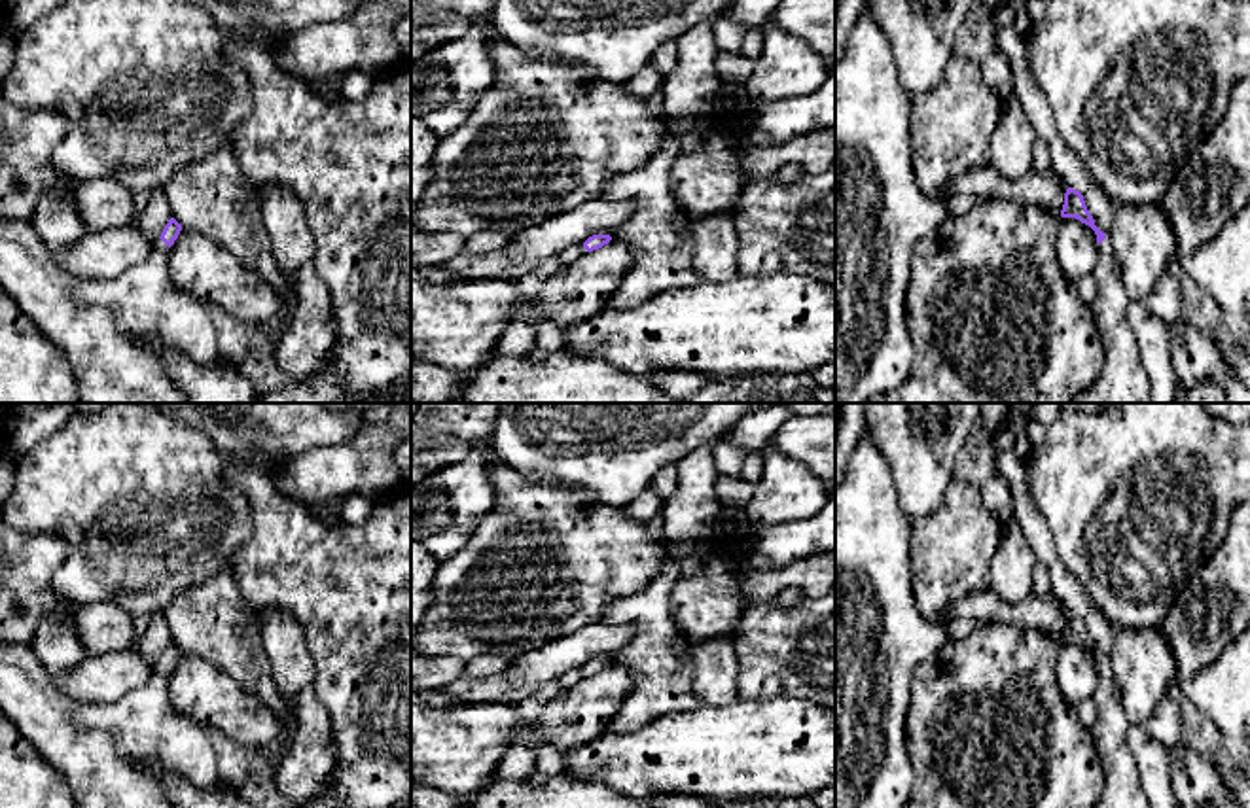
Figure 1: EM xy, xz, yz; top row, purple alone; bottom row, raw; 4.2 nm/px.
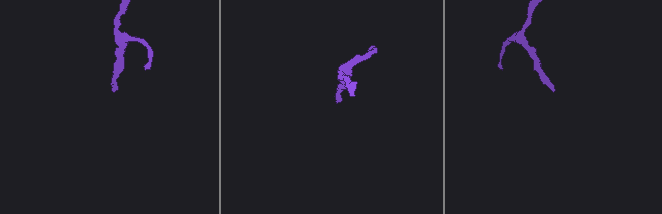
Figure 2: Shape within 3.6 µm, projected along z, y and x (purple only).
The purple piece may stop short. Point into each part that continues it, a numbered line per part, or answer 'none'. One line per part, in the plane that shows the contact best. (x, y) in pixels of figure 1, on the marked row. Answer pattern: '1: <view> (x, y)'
1: xy (112, 332)

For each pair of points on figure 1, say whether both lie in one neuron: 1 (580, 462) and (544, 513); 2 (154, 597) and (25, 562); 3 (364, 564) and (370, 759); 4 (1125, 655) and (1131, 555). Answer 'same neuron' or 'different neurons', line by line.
1: different neurons
2: different neurons
3: same neuron
4: different neurons

